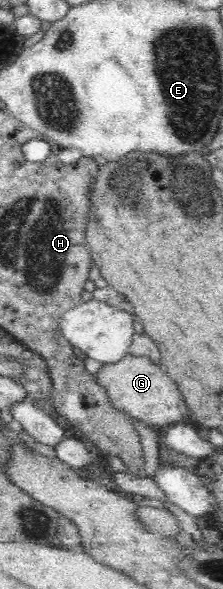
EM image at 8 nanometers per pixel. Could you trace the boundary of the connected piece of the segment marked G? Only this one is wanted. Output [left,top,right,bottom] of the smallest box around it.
[95,354,189,427]

